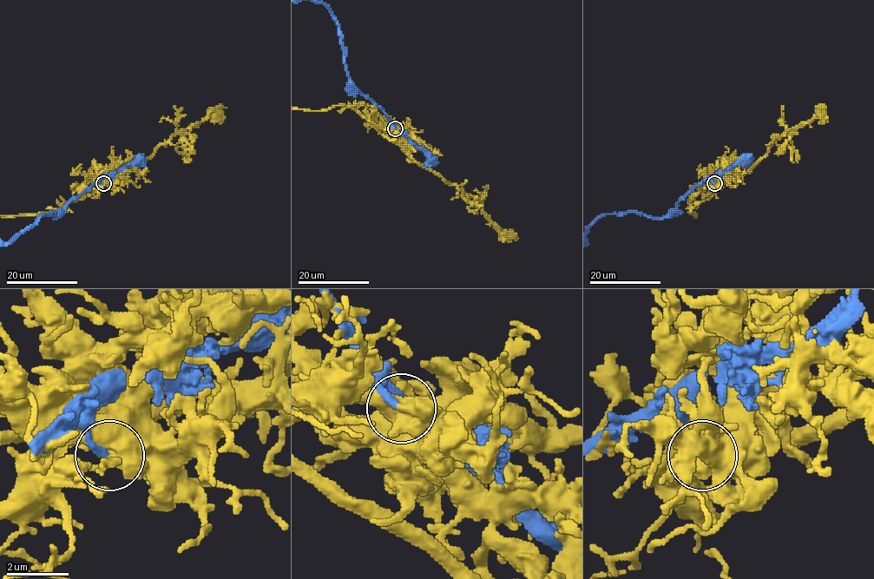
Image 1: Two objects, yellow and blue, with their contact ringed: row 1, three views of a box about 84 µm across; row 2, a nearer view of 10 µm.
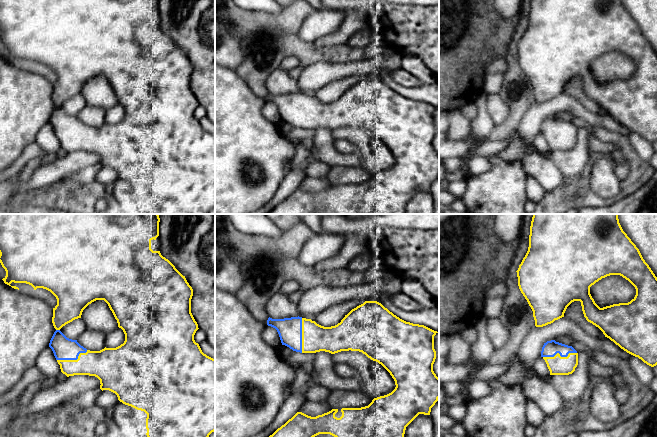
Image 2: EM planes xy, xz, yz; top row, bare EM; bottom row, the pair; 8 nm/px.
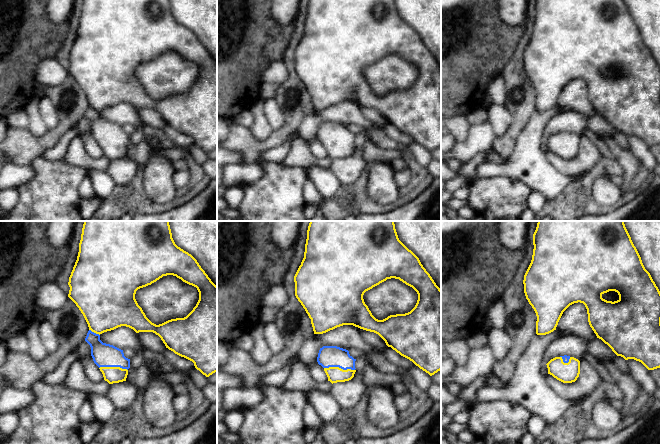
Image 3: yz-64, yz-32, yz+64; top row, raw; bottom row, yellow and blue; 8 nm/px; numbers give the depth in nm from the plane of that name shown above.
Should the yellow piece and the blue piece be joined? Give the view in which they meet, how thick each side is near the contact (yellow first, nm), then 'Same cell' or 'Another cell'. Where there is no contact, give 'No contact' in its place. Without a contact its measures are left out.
Touches yellow in yz. Thickness 160 nm (yellow) against 120 nm. Another cell

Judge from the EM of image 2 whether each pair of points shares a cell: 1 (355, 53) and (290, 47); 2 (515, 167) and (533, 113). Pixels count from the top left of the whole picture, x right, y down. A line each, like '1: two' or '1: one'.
1: one
2: two

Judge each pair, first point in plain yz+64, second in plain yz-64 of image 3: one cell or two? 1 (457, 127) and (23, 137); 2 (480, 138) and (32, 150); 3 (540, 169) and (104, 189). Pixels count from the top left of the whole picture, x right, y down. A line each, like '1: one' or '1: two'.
1: one
2: two
3: one

